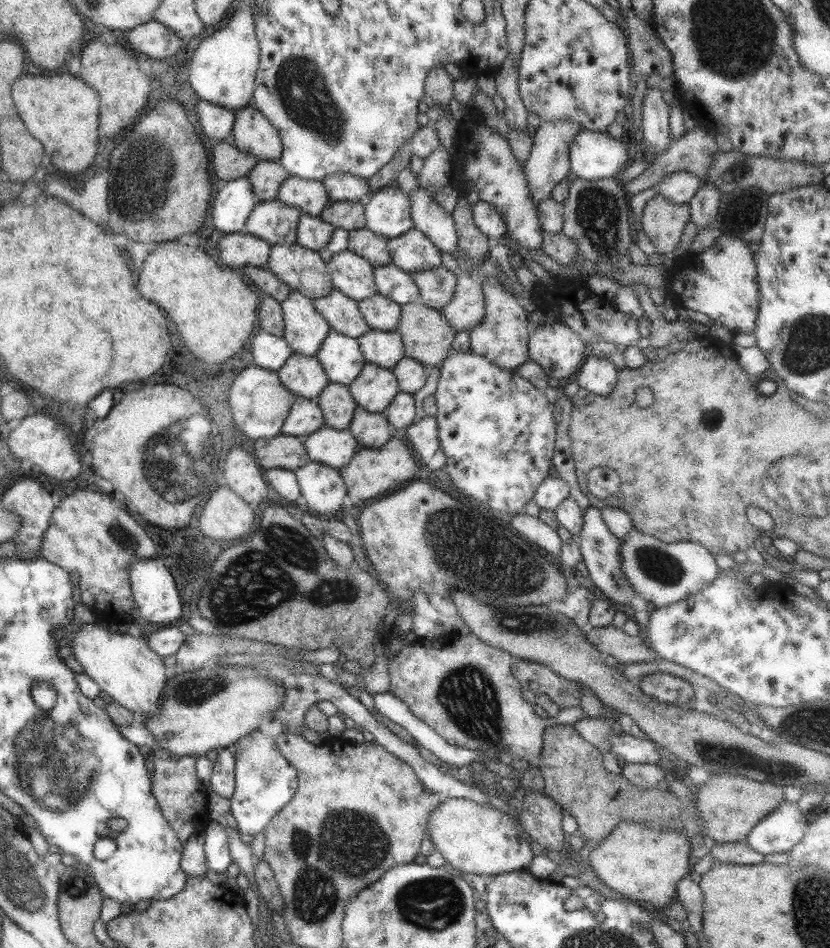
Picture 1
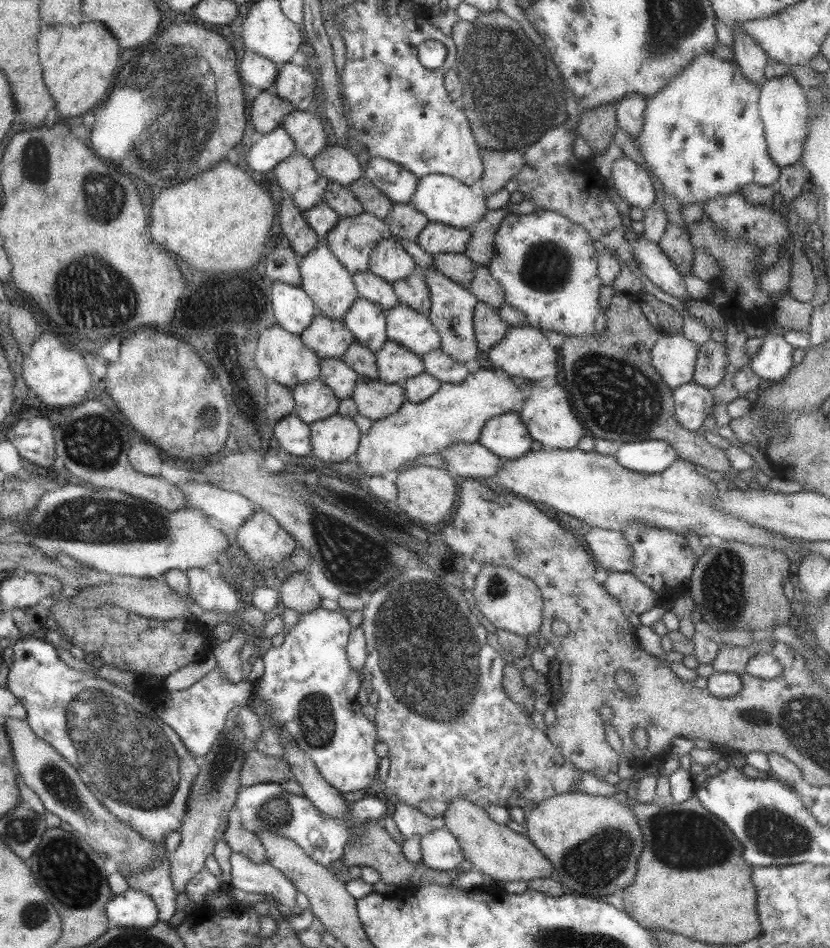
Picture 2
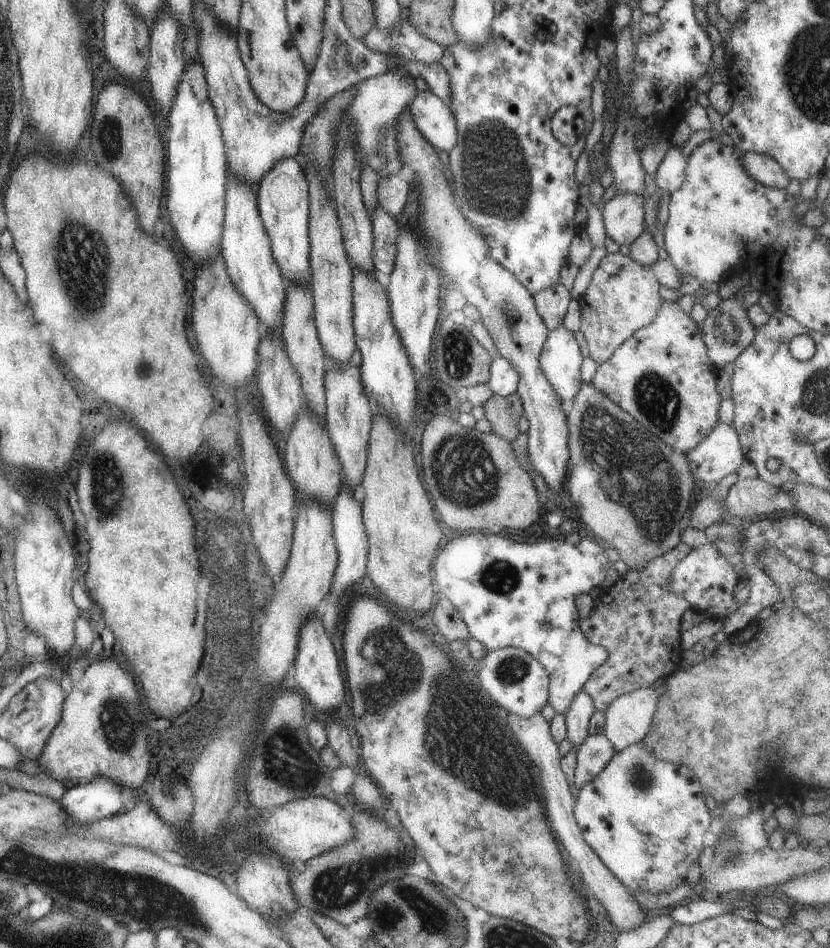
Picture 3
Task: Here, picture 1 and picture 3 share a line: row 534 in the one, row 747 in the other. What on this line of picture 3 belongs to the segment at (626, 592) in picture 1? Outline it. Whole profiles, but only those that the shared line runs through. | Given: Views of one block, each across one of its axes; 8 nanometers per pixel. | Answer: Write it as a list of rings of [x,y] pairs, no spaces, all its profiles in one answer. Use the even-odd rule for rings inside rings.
[[[604,733],[588,735],[576,751],[575,786],[579,789],[602,772],[606,763],[616,754],[614,745]]]

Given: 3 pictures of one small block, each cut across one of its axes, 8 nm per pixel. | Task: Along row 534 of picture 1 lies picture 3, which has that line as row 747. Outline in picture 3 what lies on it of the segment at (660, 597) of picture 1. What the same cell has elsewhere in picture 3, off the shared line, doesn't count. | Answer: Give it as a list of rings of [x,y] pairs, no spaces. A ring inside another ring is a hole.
[[[642,742],[616,752],[606,766],[588,781],[575,799],[574,816],[583,832],[583,839],[594,849],[600,860],[633,892],[669,893],[685,882],[689,867],[699,862],[704,850],[704,833],[712,817],[706,807],[703,786],[686,766],[674,766],[654,758]]]

